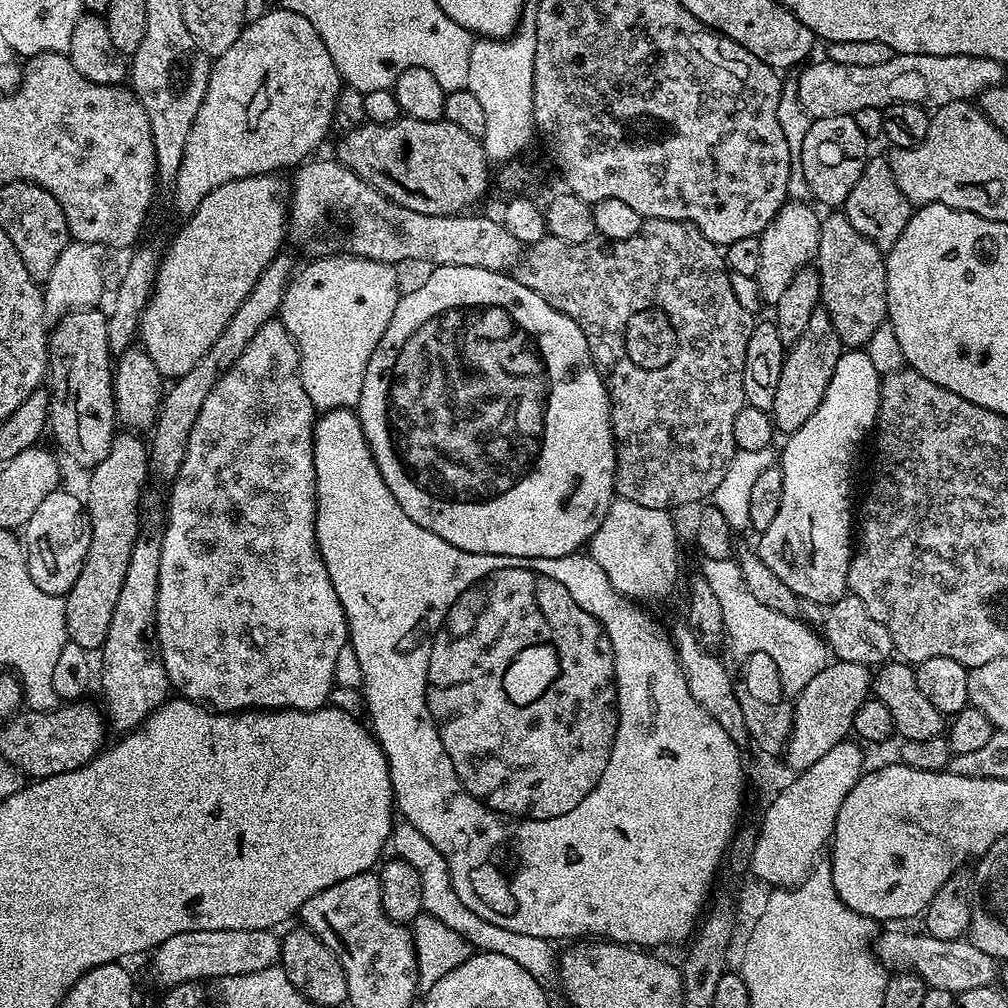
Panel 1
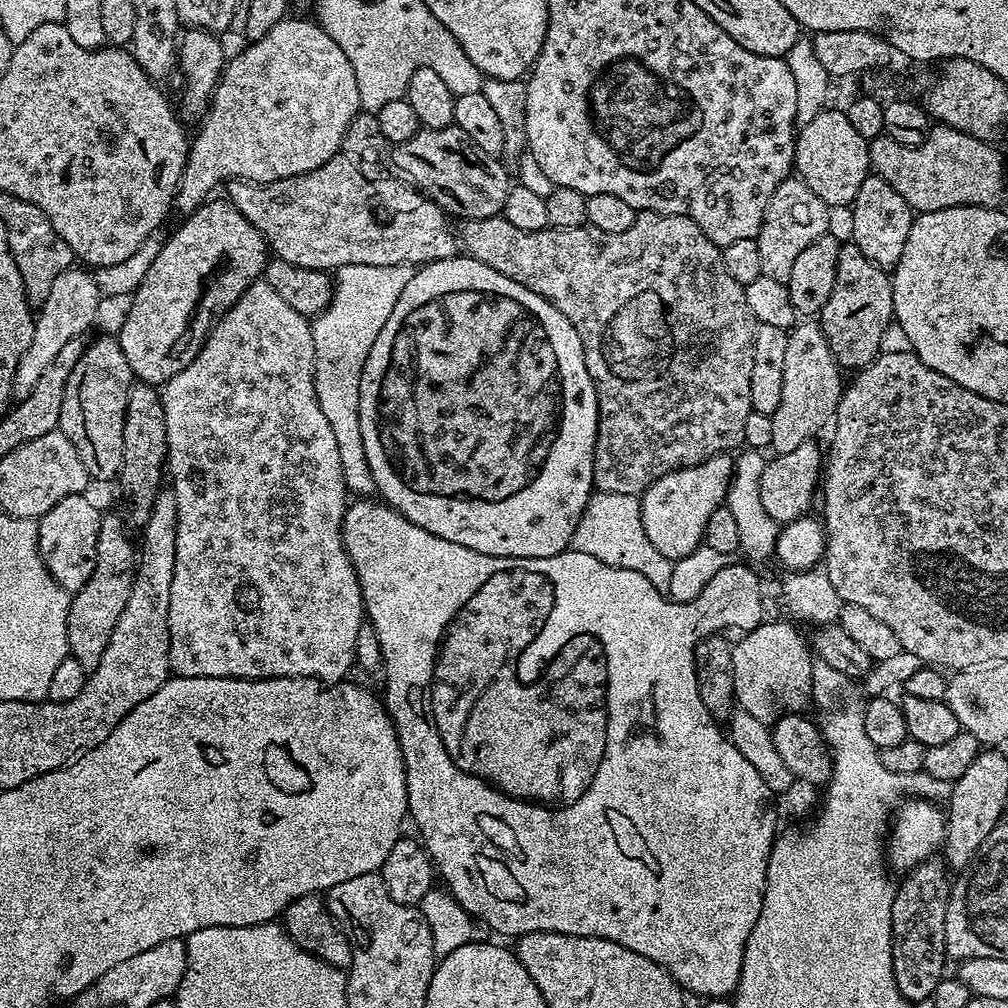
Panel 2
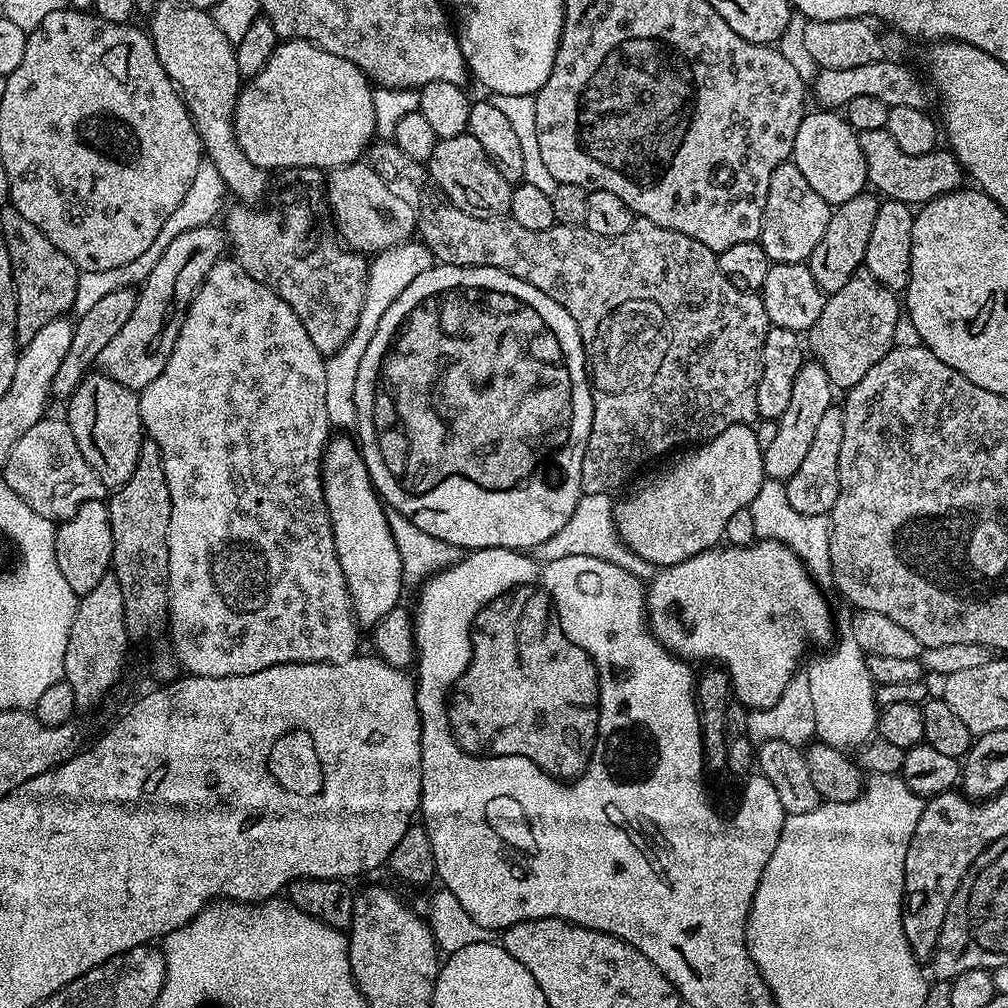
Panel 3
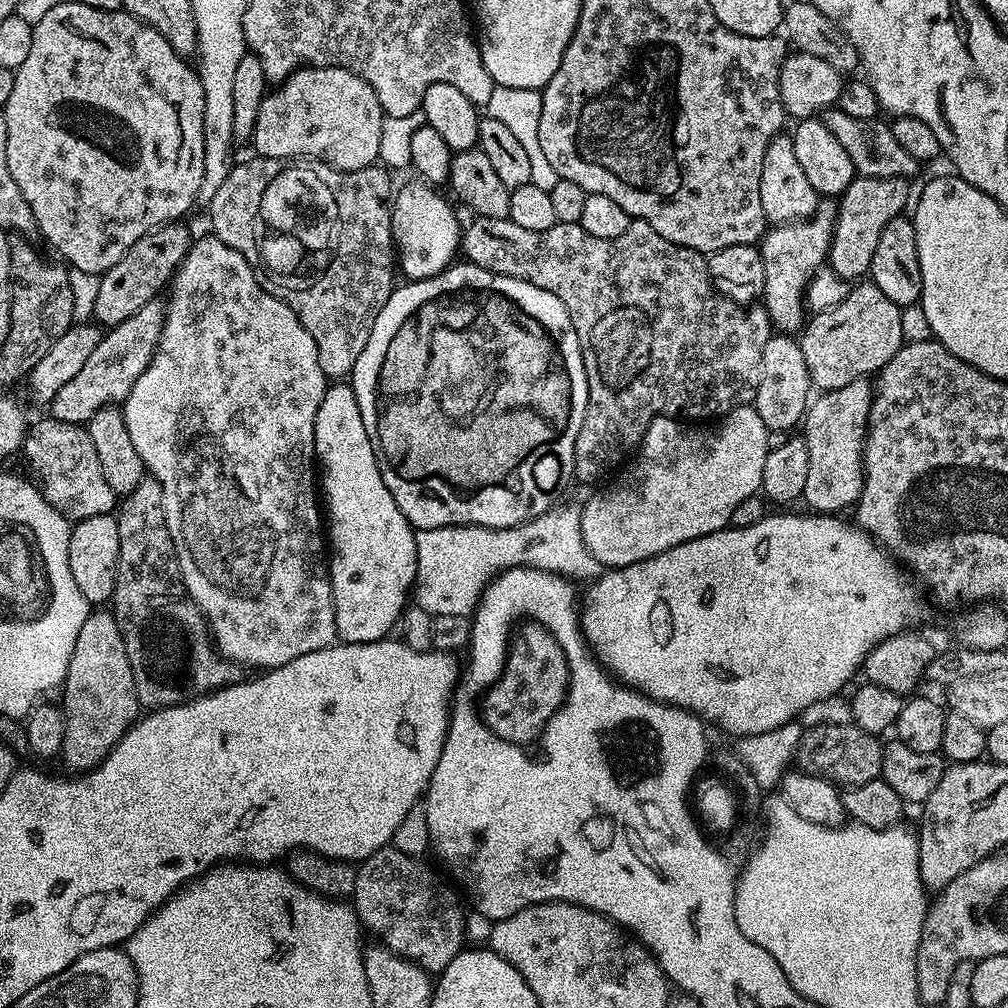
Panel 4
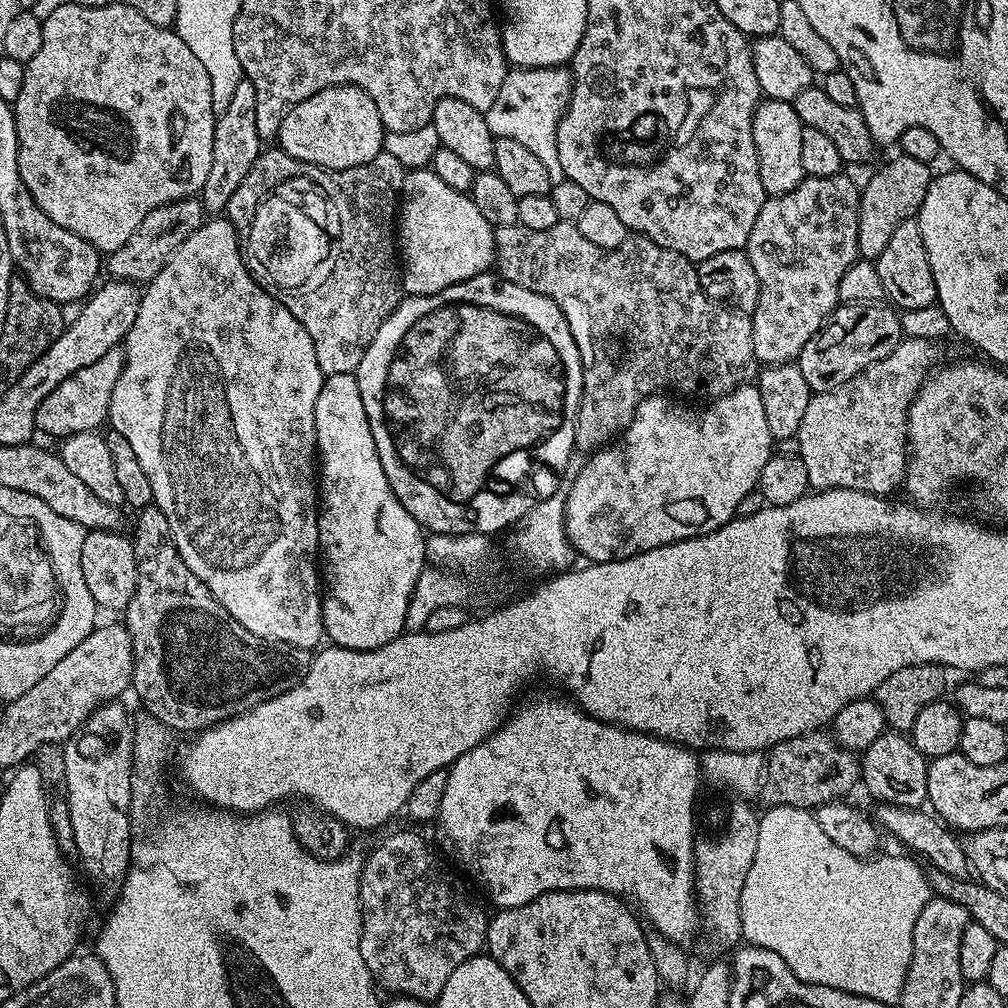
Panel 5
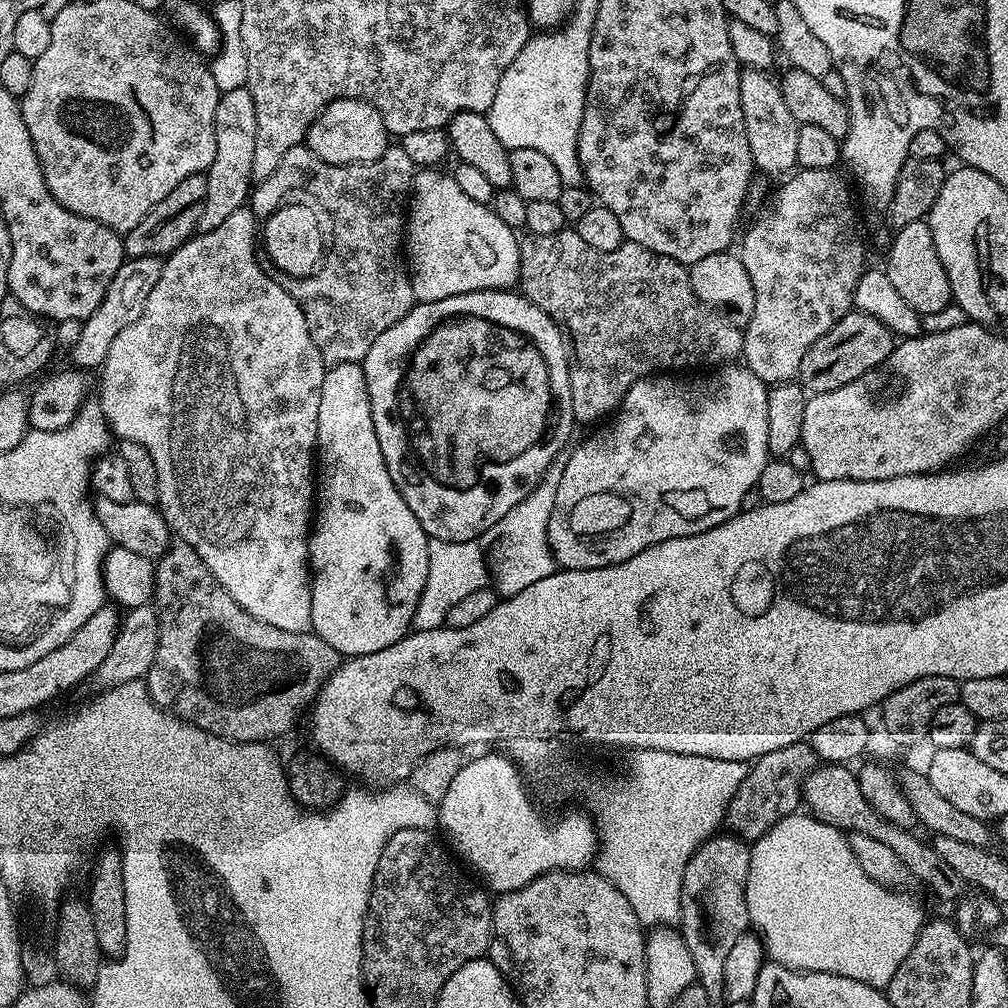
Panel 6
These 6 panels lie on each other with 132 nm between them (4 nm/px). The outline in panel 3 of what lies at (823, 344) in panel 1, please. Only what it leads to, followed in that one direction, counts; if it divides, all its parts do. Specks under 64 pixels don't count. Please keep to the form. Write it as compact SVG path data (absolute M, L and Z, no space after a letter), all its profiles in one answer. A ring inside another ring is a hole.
M814 358L805 359L798 370L798 378L794 378L790 406L786 406L786 414L782 414L778 420L778 435L770 441L770 446L764 448L764 474L767 479L787 482L797 472L798 466L802 466L821 418L828 408L833 407L832 395L834 389L826 370Z

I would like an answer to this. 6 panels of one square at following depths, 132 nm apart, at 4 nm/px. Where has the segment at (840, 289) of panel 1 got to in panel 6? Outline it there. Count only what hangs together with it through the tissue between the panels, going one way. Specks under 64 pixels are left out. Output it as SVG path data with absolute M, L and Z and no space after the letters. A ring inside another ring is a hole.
M850 311L838 321L810 350L806 350L806 358L802 358L799 383L809 393L838 390L838 386L846 386L850 382L867 377L871 368L885 363L892 353L894 337L892 331L878 318L865 312Z

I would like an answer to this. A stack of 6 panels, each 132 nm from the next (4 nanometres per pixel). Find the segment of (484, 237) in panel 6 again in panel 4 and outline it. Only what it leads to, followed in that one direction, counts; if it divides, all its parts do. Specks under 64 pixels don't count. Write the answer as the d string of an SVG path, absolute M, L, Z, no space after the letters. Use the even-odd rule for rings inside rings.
M423 182L404 184L395 189L392 197L392 242L395 255L398 257L398 268L405 272L408 280L425 280L444 272L457 259L460 252L461 217L456 217L454 209L448 205L444 196L439 196L433 185Z

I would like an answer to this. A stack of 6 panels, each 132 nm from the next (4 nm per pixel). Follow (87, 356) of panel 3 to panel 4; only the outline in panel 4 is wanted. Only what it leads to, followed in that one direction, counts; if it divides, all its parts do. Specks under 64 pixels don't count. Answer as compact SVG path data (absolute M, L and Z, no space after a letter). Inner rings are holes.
M184 222L163 224L161 228L150 230L138 238L138 242L134 242L134 246L130 246L130 250L126 250L126 254L122 254L122 258L118 258L118 262L114 262L114 266L100 276L98 296L94 298L92 312L95 323L105 329L116 328L126 322L130 314L138 314L146 302L157 299L169 287L184 255L192 247L193 239L193 233L188 233Z

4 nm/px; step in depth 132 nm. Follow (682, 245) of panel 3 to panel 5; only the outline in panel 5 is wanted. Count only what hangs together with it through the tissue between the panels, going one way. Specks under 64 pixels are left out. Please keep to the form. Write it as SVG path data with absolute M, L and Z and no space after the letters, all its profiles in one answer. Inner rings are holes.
M562 220L554 226L550 226L550 230L530 230L526 226L515 223L510 226L496 228L495 233L496 259L494 264L498 269L499 275L526 290L534 290L534 294L542 294L555 302L562 310L562 314L570 326L570 334L580 351L580 365L584 369L582 370L580 405L574 422L574 442L576 443L575 451L577 453L591 454L600 451L602 448L607 448L609 444L613 443L620 433L630 426L634 410L640 405L640 401L644 397L660 394L665 390L672 394L679 394L684 398L692 398L688 396L708 396L704 398L725 396L727 392L733 392L741 383L740 375L743 374L744 367L750 362L753 363L754 338L752 337L751 315L735 311L709 298L698 282L696 264L666 246L658 246L658 242L654 242L648 236L632 234L629 235L626 242L622 242L622 246L603 248L602 246L594 246L594 242L588 241L582 235L582 230L578 230L576 223L570 220Z

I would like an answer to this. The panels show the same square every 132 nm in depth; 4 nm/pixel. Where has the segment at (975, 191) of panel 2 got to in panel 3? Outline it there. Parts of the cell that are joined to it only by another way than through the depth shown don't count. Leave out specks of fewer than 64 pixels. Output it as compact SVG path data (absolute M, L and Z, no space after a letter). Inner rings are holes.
M884 128L866 130L859 133L859 137L862 158L866 158L868 184L881 197L897 200L909 206L919 206L929 204L934 198L945 196L947 192L955 192L961 187L962 169L955 154L950 150L937 150L917 156L906 154Z

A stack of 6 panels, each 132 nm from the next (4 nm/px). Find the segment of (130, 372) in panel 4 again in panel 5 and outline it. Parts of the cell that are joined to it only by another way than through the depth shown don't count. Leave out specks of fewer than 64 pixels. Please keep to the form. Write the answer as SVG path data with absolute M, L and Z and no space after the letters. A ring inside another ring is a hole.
M117 346L106 350L98 362L78 370L66 382L54 386L46 398L42 398L42 406L36 411L36 432L45 432L48 436L63 438L73 436L79 432L94 432L103 425L108 418L110 406L110 394L114 394L114 382L124 369L124 349Z

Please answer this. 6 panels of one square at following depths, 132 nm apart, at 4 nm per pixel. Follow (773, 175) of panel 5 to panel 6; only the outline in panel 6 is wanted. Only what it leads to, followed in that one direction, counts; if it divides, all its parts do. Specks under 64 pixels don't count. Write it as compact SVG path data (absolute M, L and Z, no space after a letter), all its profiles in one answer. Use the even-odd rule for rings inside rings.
M744 68L740 73L738 94L742 102L742 118L746 122L746 138L750 142L753 165L759 171L761 168L768 176L783 177L797 167L800 125L782 99L779 83L775 79L771 80L768 75L763 68Z

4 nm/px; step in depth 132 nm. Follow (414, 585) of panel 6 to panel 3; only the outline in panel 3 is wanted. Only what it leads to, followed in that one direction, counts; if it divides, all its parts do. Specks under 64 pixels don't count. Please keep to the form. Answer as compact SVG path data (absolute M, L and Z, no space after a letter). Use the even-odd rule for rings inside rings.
M336 434L328 441L324 449L324 501L330 514L334 546L338 554L338 562L342 566L342 574L346 578L346 586L350 594L352 612L361 625L375 626L392 608L401 603L400 588L405 587L402 574L402 558L398 558L398 546L394 546L394 534L390 534L386 505L379 492L372 487L372 479L366 470L364 456L360 453L357 443L346 437L346 434Z

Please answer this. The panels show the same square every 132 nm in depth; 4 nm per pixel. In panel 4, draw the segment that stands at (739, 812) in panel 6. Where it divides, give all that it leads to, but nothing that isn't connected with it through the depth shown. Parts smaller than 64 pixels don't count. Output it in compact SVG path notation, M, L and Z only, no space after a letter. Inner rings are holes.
M816 724L800 737L798 764L805 772L826 774L827 779L845 789L881 779L885 745L857 724Z

